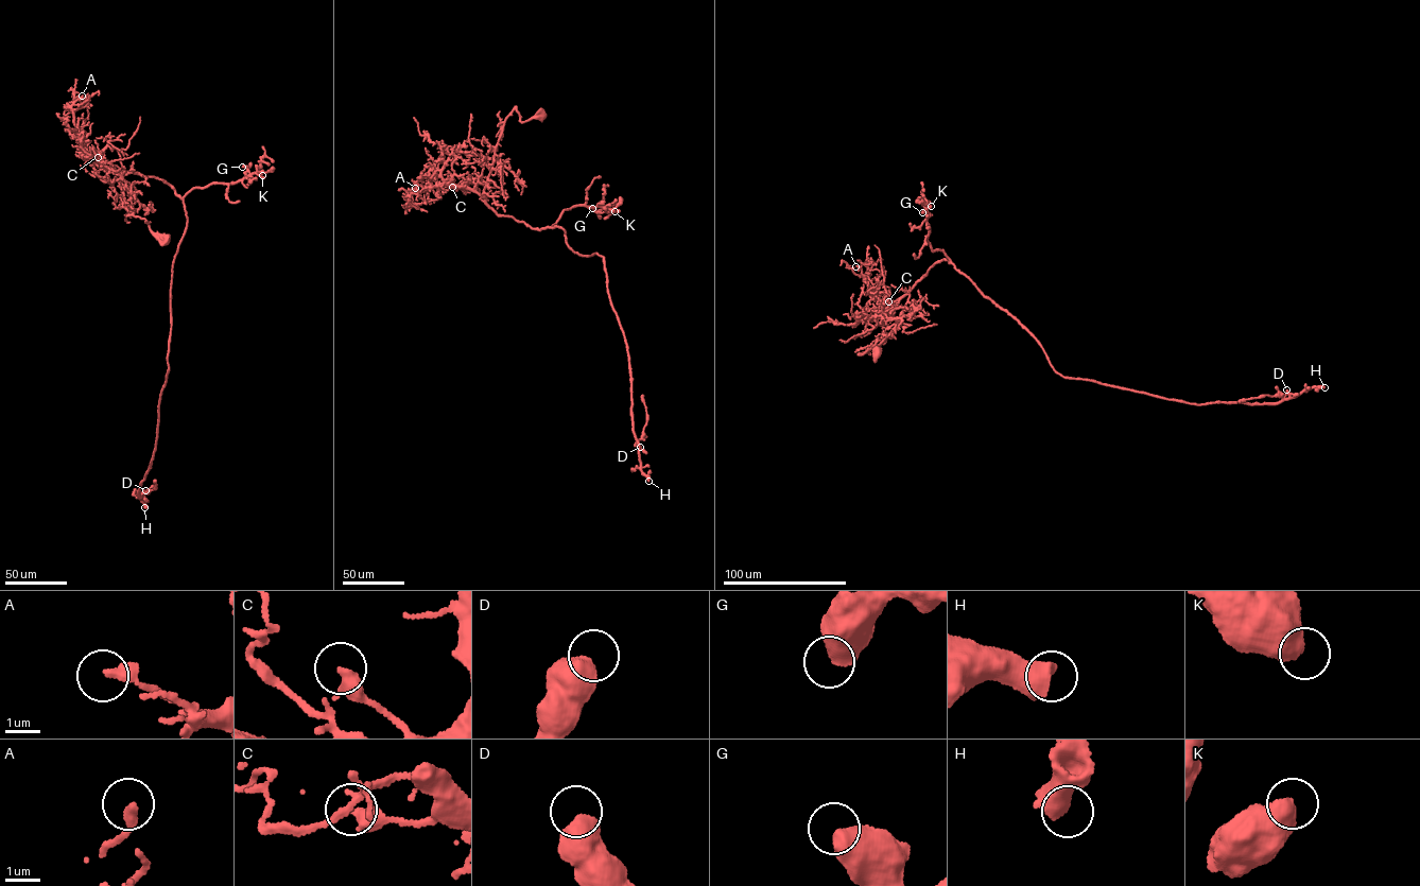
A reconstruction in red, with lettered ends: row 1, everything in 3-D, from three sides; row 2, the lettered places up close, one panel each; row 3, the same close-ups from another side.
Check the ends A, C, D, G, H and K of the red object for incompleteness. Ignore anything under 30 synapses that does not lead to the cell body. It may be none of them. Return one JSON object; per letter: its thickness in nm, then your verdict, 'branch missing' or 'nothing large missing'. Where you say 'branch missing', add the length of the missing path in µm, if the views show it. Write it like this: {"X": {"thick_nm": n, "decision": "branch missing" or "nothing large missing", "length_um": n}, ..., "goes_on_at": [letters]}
{"A": {"thick_nm": 340, "decision": "nothing large missing"}, "C": {"thick_nm": 460, "decision": "nothing large missing"}, "D": {"thick_nm": 600, "decision": "nothing large missing"}, "G": {"thick_nm": 600, "decision": "nothing large missing"}, "H": {"thick_nm": 700, "decision": "branch missing", "length_um": 30}, "K": {"thick_nm": 600, "decision": "nothing large missing"}, "goes_on_at": ["H"]}

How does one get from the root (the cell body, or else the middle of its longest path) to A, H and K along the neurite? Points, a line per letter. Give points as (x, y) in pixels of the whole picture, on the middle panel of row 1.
A: (541, 114), (522, 122), (516, 106), (506, 118), (485, 196), (444, 184), (410, 191), (415, 188)
H: (541, 114), (507, 117), (482, 194), (499, 214), (558, 226), (573, 250), (603, 257), (648, 481)
K: (541, 114), (522, 122), (516, 106), (505, 120), (482, 194), (487, 204), (539, 229), (572, 207), (615, 211)

